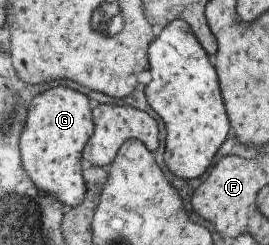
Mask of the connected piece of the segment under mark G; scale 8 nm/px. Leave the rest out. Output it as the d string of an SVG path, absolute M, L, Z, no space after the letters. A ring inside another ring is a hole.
M55 86L34 96L18 136L18 152L24 174L40 192L54 196L60 204L70 208L78 206L85 197L80 169L81 152L92 131L86 95L64 86Z

